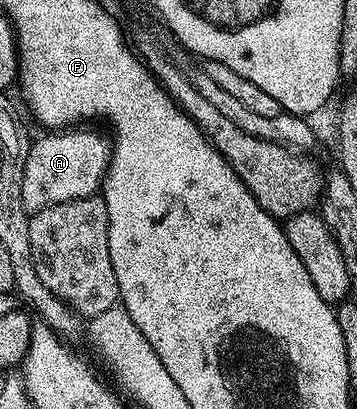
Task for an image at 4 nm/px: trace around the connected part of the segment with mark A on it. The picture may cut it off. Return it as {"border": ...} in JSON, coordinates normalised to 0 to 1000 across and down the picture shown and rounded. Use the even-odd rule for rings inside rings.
{"border":[[[190,311],[174,320],[132,320],[118,330],[123,335],[101,333],[87,347],[59,438],[64,506],[78,523],[115,516],[126,506],[202,491],[218,482],[269,479],[280,469],[289,430],[300,425],[300,411],[311,396],[311,345],[297,333],[289,337],[283,328],[263,325],[255,311]]]}

